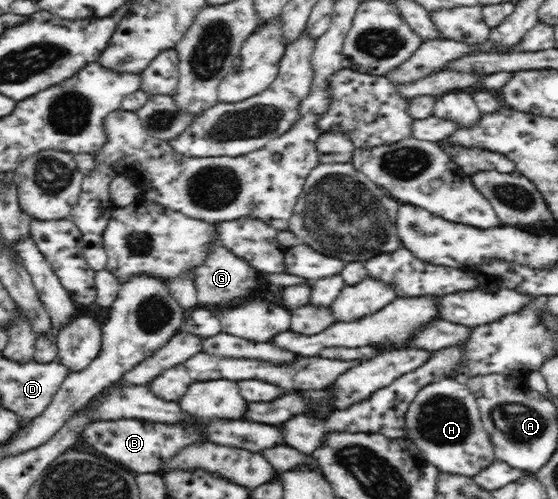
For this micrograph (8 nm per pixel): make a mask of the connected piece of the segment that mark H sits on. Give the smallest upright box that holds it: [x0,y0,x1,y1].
[404,377,495,477]

